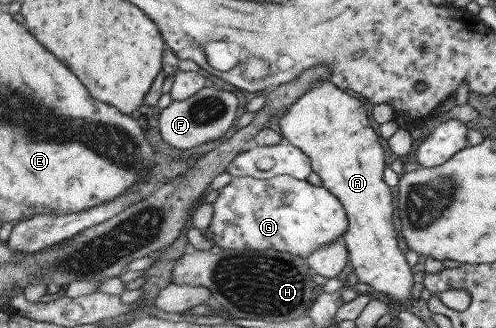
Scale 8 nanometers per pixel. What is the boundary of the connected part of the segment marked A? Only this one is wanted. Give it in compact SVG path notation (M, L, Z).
M331 79L320 80L279 114L277 125L281 137L296 146L310 160L311 170L320 177L322 187L340 202L346 214L346 230L340 240L347 250L347 259L358 282L385 294L390 303L398 306L413 299L410 295L413 284L411 257L404 256L398 248L392 223L391 188L383 181L384 150L366 118L362 102L336 88Z

